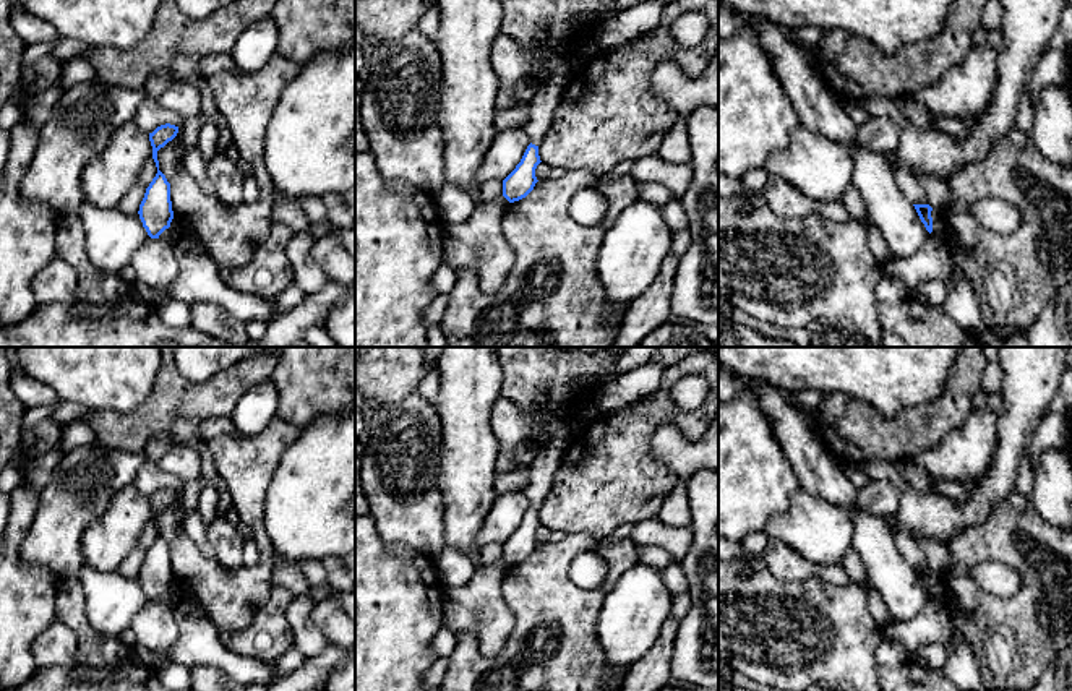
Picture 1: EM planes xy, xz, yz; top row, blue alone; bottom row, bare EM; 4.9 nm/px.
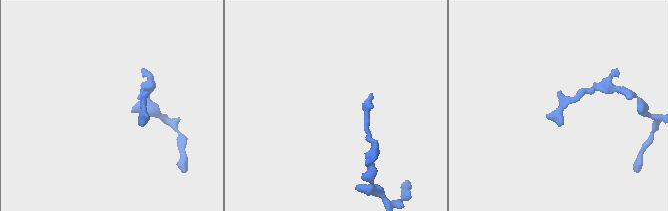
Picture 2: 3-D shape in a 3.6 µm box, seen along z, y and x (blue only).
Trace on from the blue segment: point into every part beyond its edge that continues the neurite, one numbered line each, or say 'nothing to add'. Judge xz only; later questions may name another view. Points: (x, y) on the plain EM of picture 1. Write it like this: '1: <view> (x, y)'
1: xz (547, 459)

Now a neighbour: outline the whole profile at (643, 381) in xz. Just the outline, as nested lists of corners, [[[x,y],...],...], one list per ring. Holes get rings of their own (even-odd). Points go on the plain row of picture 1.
[[[647,362],[605,383],[597,399],[600,410],[603,414],[615,412],[650,397],[658,389],[663,371],[662,365]]]

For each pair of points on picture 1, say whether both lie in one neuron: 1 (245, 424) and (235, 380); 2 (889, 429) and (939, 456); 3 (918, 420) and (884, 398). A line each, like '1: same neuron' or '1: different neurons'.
1: different neurons
2: different neurons
3: different neurons

